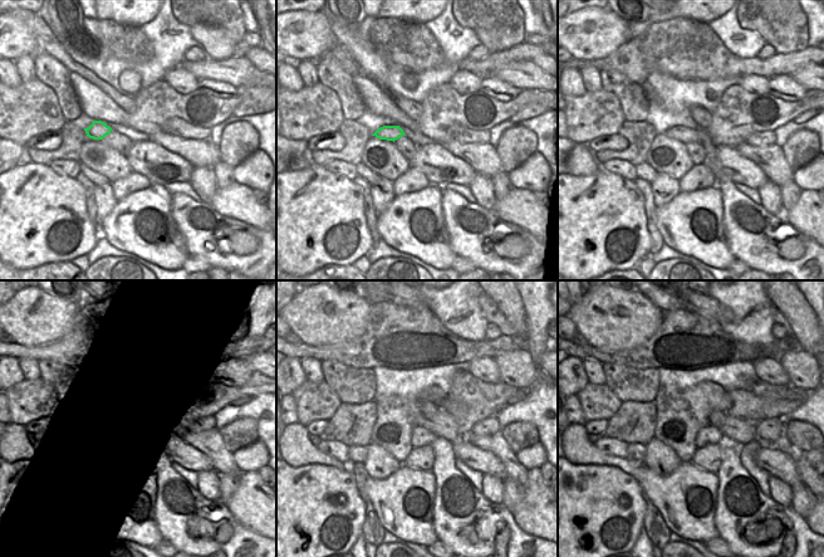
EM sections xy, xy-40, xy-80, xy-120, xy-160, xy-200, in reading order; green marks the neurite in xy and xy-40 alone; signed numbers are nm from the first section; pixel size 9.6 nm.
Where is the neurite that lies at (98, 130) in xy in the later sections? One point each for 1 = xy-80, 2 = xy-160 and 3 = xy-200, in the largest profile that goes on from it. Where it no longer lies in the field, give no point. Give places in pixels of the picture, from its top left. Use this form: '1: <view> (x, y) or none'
1: xy-80 (685, 135)
2: xy-160 (435, 419)
3: xy-200 (739, 430)

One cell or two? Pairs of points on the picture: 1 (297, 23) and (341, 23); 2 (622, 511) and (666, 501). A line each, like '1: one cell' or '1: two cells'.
1: two cells
2: two cells

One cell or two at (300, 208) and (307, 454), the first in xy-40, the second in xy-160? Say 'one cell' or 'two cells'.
two cells

